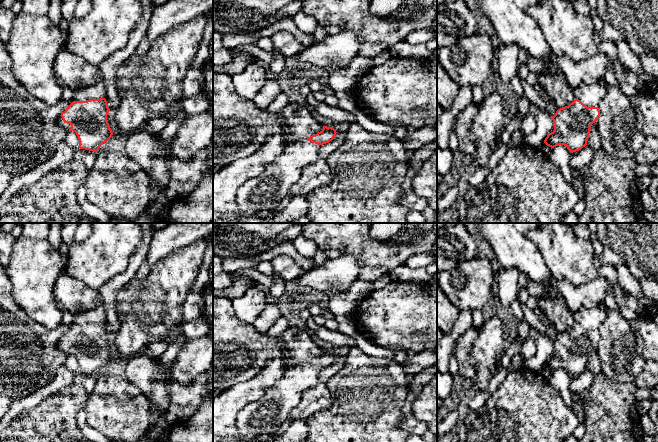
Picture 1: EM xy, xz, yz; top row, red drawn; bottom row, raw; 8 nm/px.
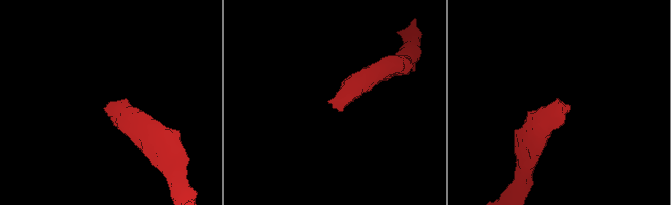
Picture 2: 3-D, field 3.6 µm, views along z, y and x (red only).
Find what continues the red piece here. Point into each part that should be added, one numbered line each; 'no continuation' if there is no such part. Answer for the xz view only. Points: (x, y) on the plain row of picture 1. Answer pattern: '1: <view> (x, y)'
1: xz (260, 420)

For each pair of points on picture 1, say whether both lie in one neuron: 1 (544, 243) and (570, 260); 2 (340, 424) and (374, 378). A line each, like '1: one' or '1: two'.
1: one
2: one

